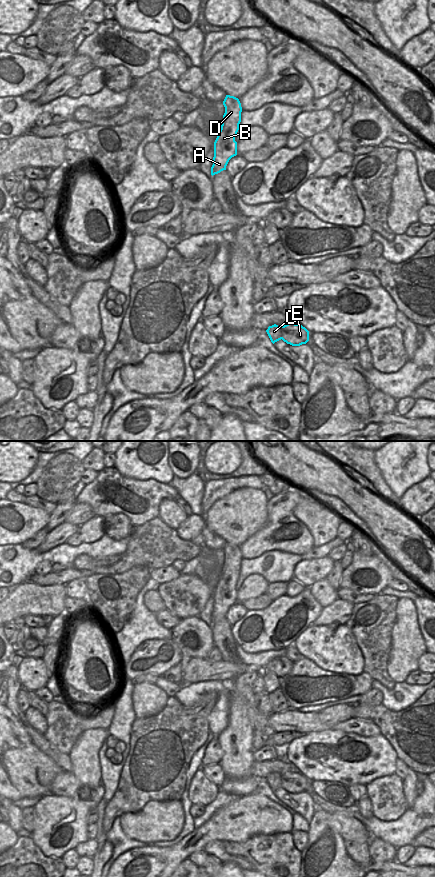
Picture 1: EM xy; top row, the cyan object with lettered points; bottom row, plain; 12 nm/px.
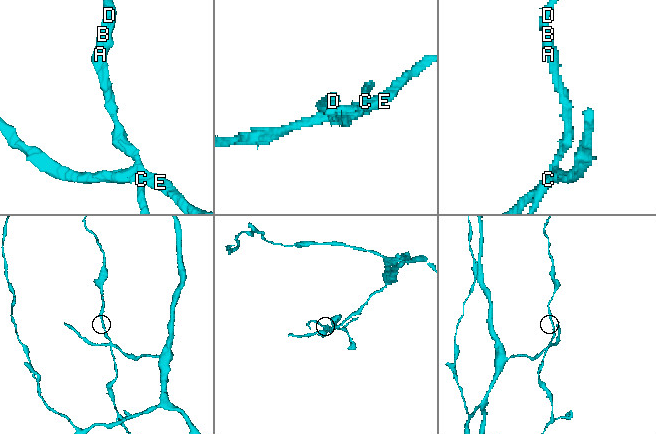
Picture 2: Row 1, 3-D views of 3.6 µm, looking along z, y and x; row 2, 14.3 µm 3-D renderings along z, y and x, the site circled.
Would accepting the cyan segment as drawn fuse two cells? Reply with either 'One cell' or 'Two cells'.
Two cells

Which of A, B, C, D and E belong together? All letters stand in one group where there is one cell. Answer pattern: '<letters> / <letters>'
A B C D / E

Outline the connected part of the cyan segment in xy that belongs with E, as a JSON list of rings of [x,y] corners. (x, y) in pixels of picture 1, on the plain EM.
[[[288,771],[281,774],[282,788],[292,794],[300,794],[309,789],[309,779],[300,772]]]

